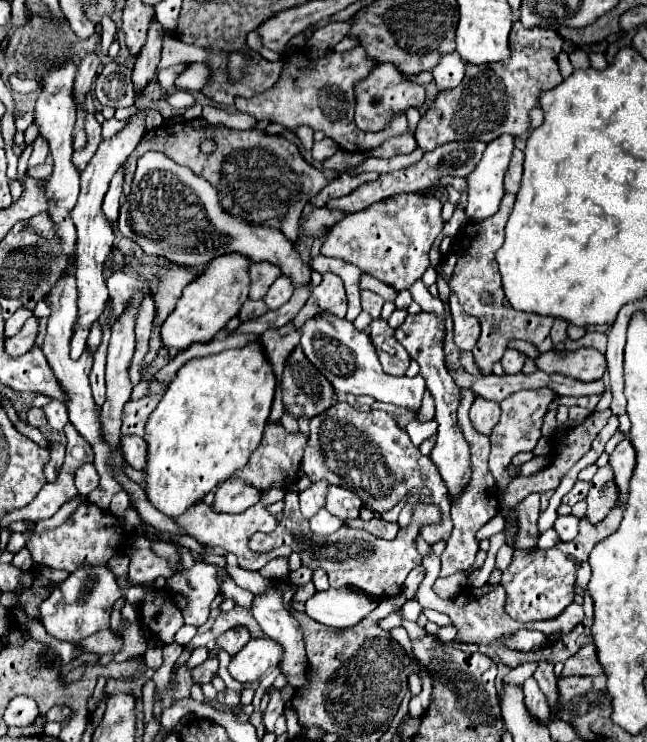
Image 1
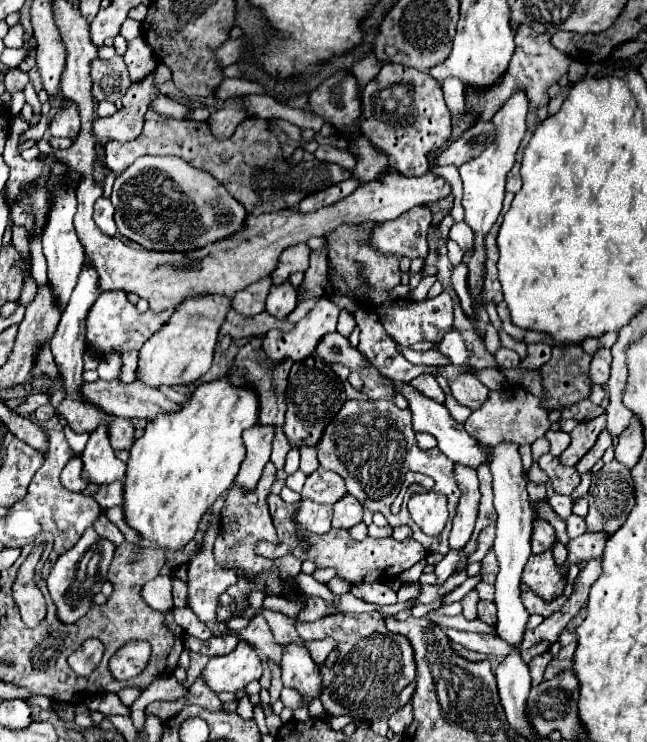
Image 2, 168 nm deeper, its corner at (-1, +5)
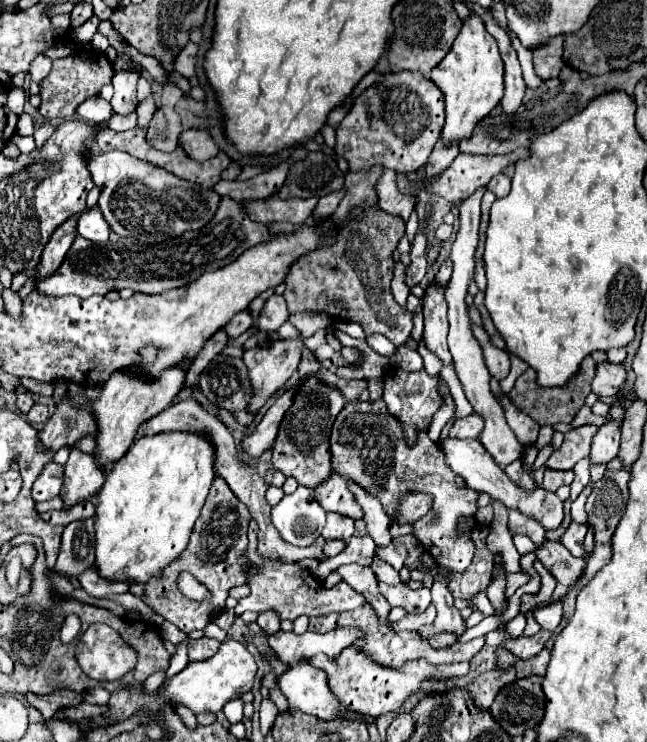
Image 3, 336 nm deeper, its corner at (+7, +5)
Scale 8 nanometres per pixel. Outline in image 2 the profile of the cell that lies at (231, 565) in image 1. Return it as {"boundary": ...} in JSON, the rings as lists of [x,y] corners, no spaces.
{"boundary":[[[336,614],[316,622],[296,620],[302,640],[334,638],[338,642],[338,662],[332,670],[322,666],[322,696],[320,702],[328,716],[354,716],[358,720],[378,720],[386,714],[392,700],[416,678],[414,650],[402,634],[394,634],[384,626],[382,614]]]}

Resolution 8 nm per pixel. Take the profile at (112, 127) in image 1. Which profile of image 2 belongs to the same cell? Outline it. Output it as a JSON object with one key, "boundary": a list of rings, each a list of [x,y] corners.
{"boundary":[[[161,93],[156,96],[156,100],[154,100],[152,106],[156,108],[156,112],[166,114],[166,116],[170,116],[170,118],[178,118],[178,120],[184,120],[186,112],[190,112],[190,108],[186,108],[186,106],[178,104],[178,102],[174,102],[172,98],[168,98],[168,96],[164,96],[164,94]]]}

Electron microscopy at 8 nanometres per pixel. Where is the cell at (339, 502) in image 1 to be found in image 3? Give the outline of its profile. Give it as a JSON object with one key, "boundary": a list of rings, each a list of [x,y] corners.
{"boundary":[[[328,512],[328,522],[322,530],[322,536],[326,540],[334,540],[334,538],[342,538],[342,540],[350,540],[350,536],[354,534],[354,520],[336,512]]]}

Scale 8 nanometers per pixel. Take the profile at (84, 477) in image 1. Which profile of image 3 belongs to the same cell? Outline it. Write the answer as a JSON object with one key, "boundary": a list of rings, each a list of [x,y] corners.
{"boundary":[[[50,462],[42,470],[42,476],[38,476],[38,480],[34,482],[34,500],[36,502],[52,500],[60,494],[60,488],[62,488],[62,466]]]}

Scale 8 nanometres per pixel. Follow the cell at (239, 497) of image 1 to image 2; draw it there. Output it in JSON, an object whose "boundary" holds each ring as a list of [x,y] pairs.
{"boundary":[[[256,424],[254,428],[248,428],[244,432],[246,458],[234,480],[236,484],[244,486],[246,490],[254,490],[254,486],[258,484],[258,478],[262,474],[262,468],[270,460],[272,440],[274,440],[274,428],[270,428],[270,426]]]}

